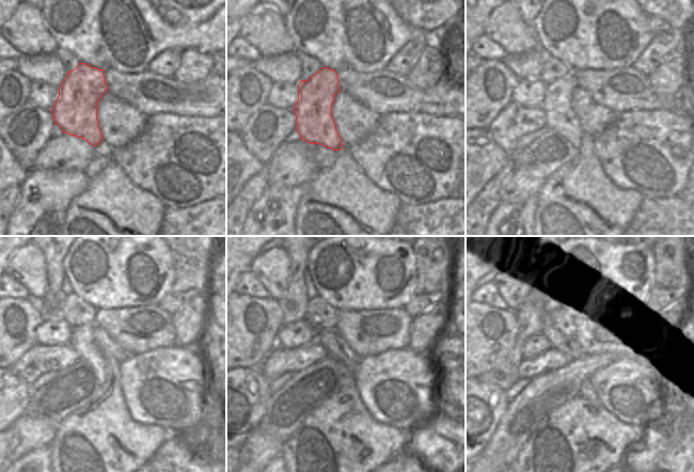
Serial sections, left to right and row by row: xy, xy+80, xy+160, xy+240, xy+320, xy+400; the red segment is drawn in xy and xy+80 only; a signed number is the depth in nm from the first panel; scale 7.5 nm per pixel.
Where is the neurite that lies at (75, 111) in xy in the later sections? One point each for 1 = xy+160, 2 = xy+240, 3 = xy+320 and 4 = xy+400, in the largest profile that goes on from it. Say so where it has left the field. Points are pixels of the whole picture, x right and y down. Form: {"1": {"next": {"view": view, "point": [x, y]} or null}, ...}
{"1": {"next": {"view": "xy+160", "point": [556, 105]}}, "2": {"next": {"view": "xy+240", "point": [82, 341]}}, "3": {"next": {"view": "xy+320", "point": [344, 373]}}, "4": {"next": {"view": "xy+400", "point": [587, 391]}}}

